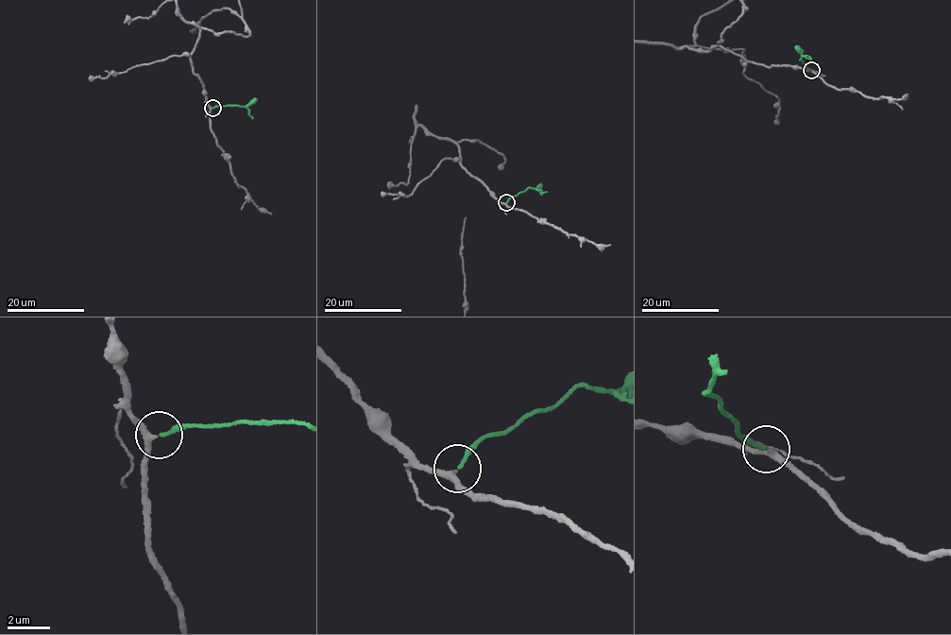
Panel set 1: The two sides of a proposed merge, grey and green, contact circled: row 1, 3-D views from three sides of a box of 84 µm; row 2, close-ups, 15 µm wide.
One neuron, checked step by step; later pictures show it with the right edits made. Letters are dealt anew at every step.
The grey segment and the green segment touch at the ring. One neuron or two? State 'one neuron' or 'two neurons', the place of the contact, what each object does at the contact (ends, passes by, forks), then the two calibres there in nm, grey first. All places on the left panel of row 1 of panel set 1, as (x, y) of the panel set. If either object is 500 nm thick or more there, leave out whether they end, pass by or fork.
one neuron; place (212, 108); grey passes by; green ends; calibres 280 and 150 nm

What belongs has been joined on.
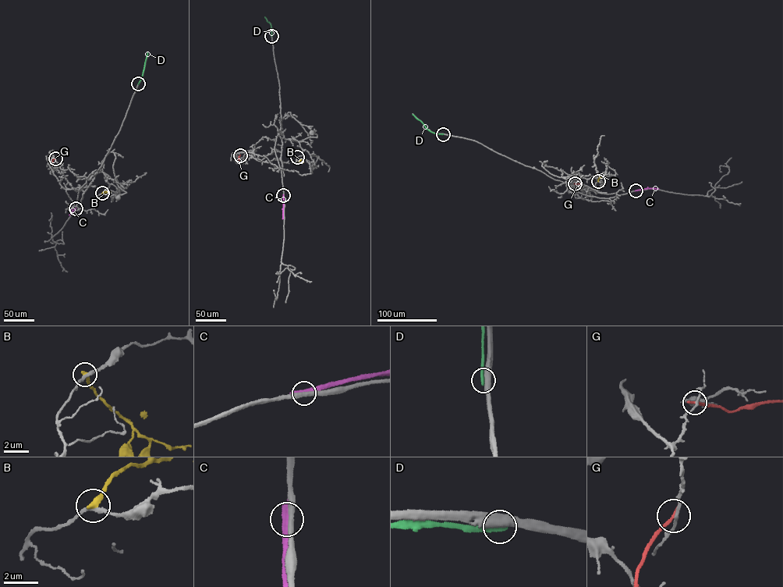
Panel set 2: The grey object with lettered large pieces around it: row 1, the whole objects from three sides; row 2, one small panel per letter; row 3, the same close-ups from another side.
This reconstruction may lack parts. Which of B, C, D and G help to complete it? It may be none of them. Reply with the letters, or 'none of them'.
none of them

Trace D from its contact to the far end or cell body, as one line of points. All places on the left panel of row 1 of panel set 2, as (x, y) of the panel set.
D: (138, 83), (147, 53)

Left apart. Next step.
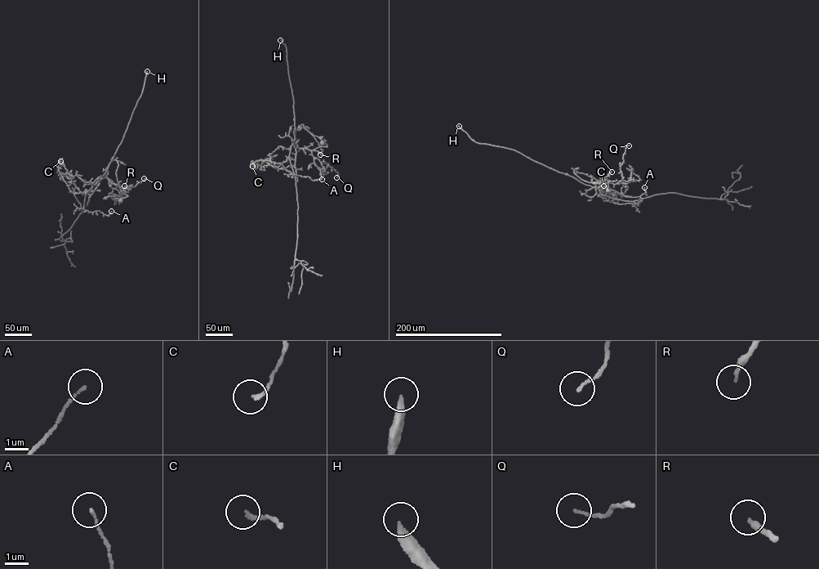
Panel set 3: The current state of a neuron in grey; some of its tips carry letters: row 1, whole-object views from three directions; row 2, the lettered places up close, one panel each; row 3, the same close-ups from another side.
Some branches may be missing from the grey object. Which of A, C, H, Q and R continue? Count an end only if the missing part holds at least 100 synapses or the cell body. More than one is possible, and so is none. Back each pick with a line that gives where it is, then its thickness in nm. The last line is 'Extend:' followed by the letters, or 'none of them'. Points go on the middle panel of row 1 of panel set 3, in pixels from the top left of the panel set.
H: Place: (280, 40). Thickness 320 nm
Extend: H

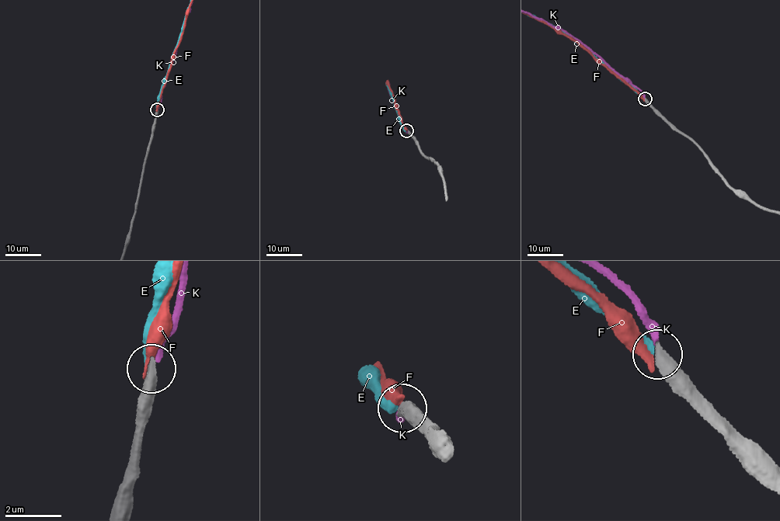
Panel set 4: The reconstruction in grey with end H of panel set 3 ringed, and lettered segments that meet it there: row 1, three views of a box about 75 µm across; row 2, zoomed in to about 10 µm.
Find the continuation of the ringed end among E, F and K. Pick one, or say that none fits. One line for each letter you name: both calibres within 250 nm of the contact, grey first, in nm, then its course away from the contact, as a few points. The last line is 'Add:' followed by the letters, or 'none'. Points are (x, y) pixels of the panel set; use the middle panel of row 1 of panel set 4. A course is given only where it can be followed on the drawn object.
Add: none

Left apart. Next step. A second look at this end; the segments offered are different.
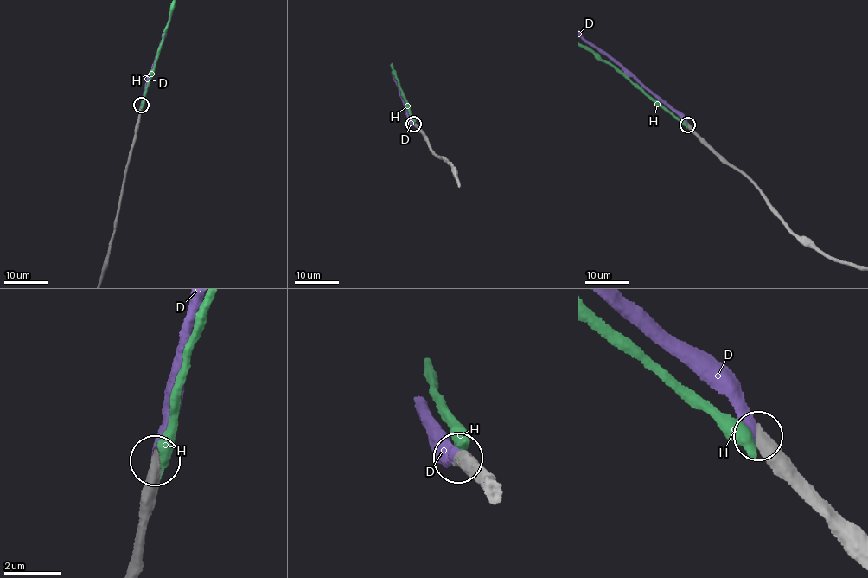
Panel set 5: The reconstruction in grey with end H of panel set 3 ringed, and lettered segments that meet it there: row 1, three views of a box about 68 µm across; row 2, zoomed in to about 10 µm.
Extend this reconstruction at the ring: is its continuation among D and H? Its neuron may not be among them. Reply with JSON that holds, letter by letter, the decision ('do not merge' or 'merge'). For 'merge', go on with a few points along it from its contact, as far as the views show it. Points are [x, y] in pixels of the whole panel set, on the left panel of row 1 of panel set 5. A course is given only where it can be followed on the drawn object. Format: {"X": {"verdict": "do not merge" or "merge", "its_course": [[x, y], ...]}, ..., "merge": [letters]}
{"D": {"verdict": "merge"}, "H": {"verdict": "do not merge"}, "merge": ["D"]}

